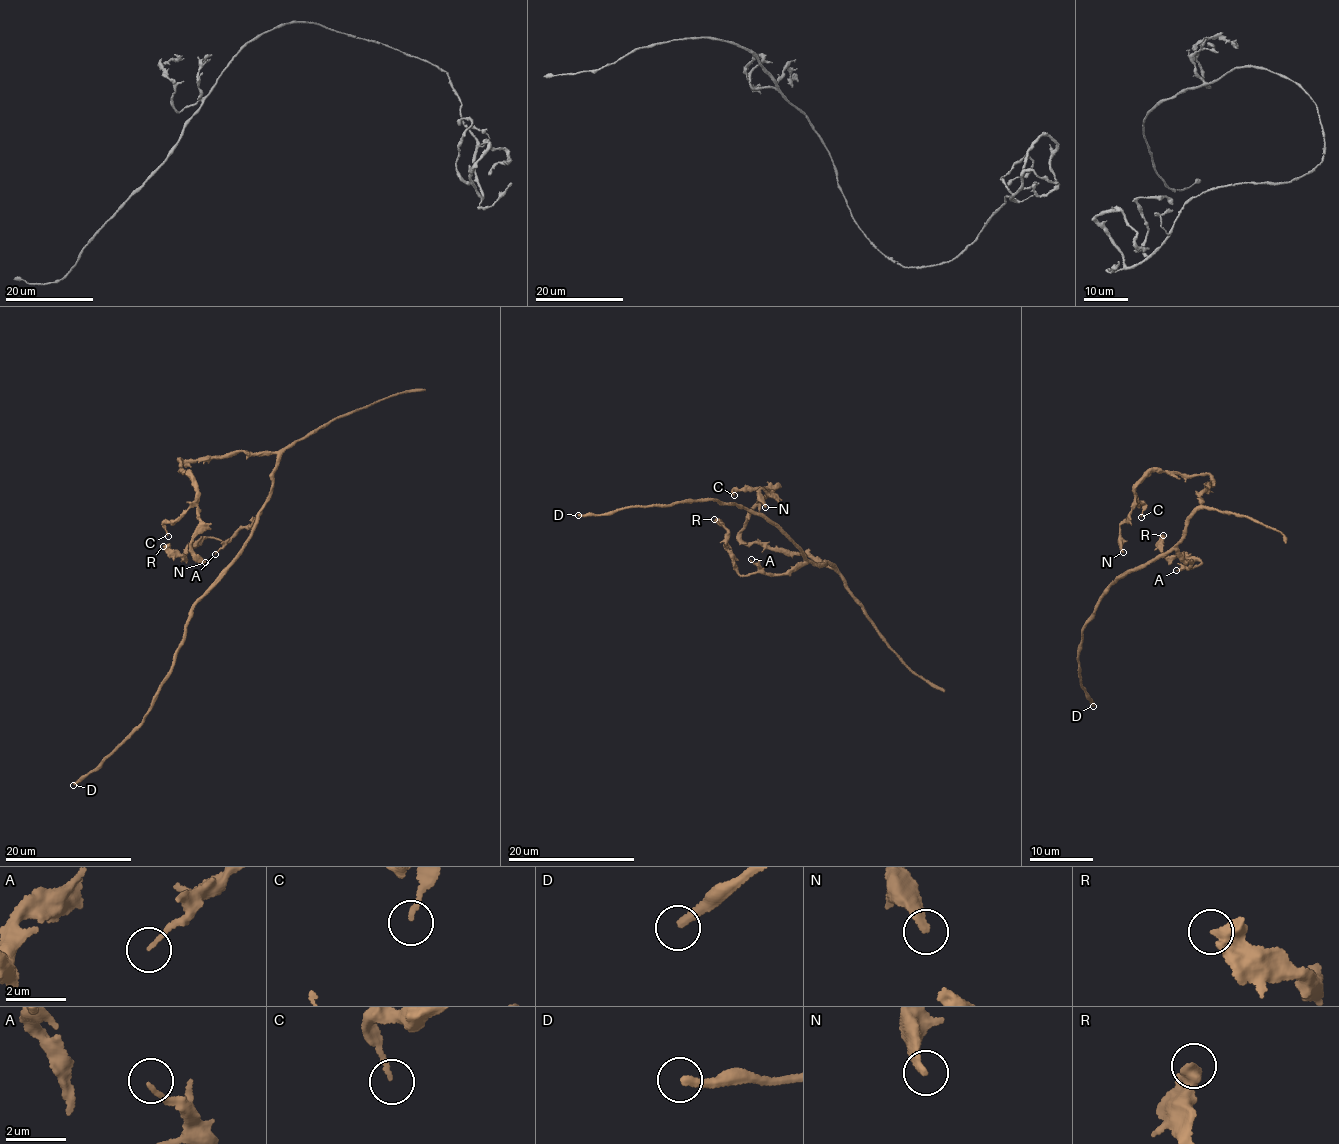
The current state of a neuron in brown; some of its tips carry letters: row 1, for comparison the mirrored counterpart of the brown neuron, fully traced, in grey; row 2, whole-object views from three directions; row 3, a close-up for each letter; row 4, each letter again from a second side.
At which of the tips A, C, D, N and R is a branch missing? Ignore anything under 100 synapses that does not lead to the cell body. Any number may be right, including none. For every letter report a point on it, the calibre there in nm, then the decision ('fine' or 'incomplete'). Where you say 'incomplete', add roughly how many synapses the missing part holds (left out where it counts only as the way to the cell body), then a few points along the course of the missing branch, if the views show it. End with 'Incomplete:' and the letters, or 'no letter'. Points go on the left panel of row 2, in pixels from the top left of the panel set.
A: place (215, 554); calibre 120 nm; fine
C: place (168, 536); calibre 140 nm; fine
D: place (73, 785); calibre 280 nm; fine
N: place (205, 562); calibre 280 nm; fine
R: place (163, 546); calibre 550 nm; fine
Incomplete: no letter

